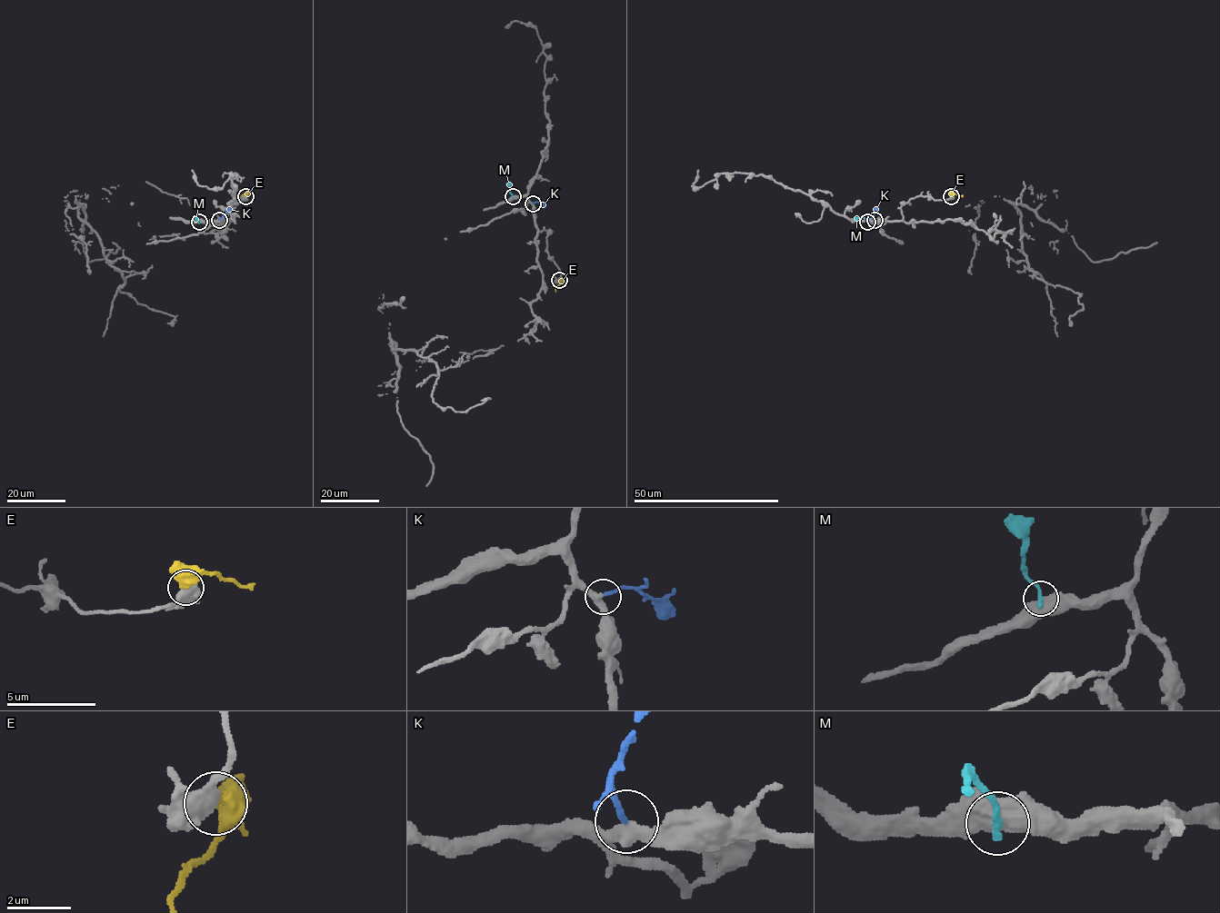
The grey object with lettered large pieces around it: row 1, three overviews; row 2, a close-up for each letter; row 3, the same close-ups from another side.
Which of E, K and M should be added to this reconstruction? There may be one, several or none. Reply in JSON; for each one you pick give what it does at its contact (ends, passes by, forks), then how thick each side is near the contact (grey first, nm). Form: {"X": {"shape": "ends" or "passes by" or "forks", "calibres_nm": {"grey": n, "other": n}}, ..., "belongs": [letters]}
{"K": {"shape": "ends", "calibres_nm": {"grey": 400, "other": 160}}, "belongs": ["K"]}

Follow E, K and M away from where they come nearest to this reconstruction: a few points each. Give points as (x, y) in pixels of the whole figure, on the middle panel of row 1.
E: (559, 280), (555, 292)
K: (533, 203), (544, 202)
M: (512, 196), (507, 183)

